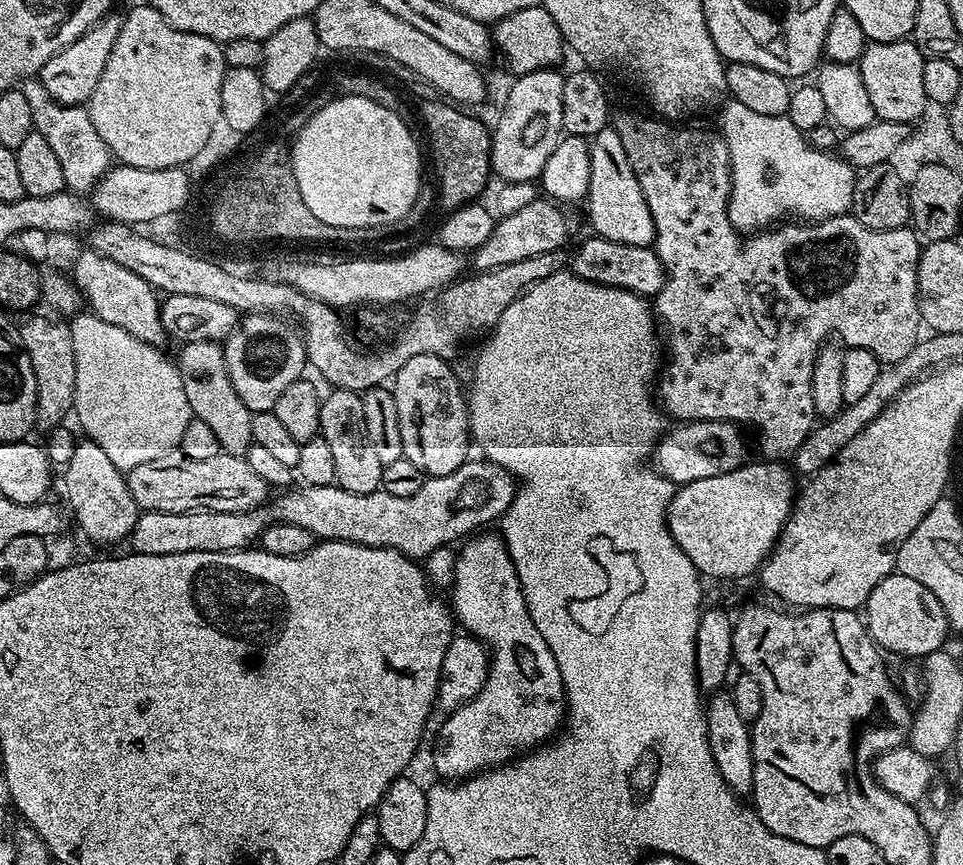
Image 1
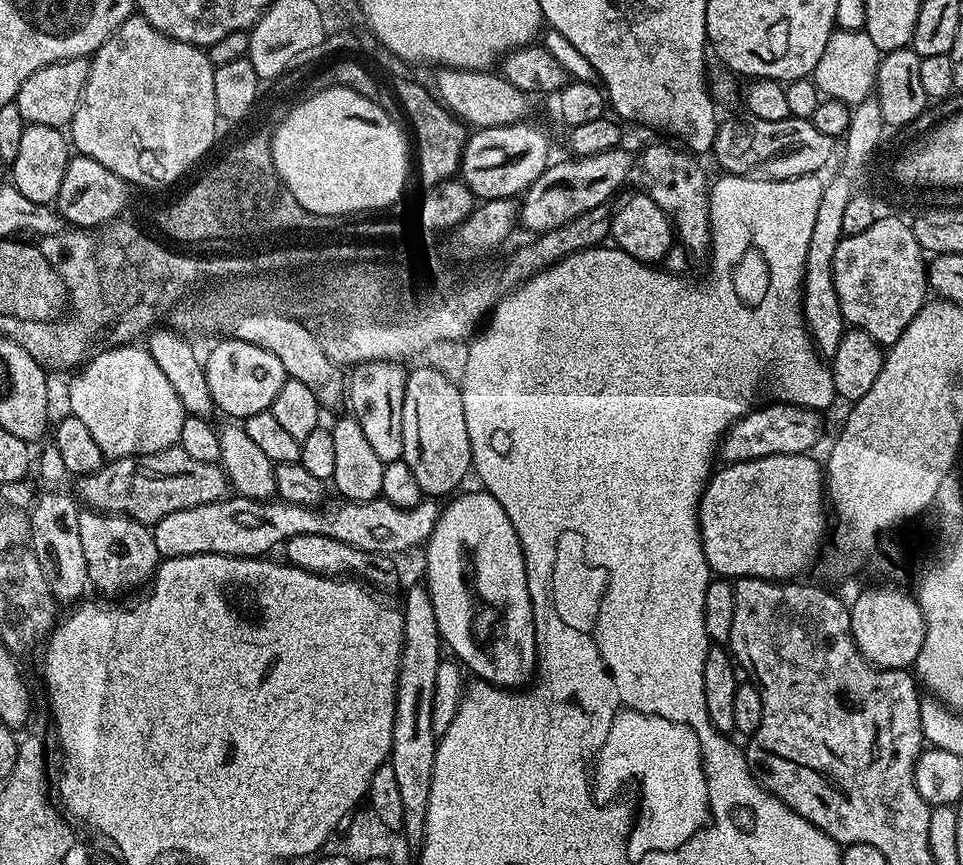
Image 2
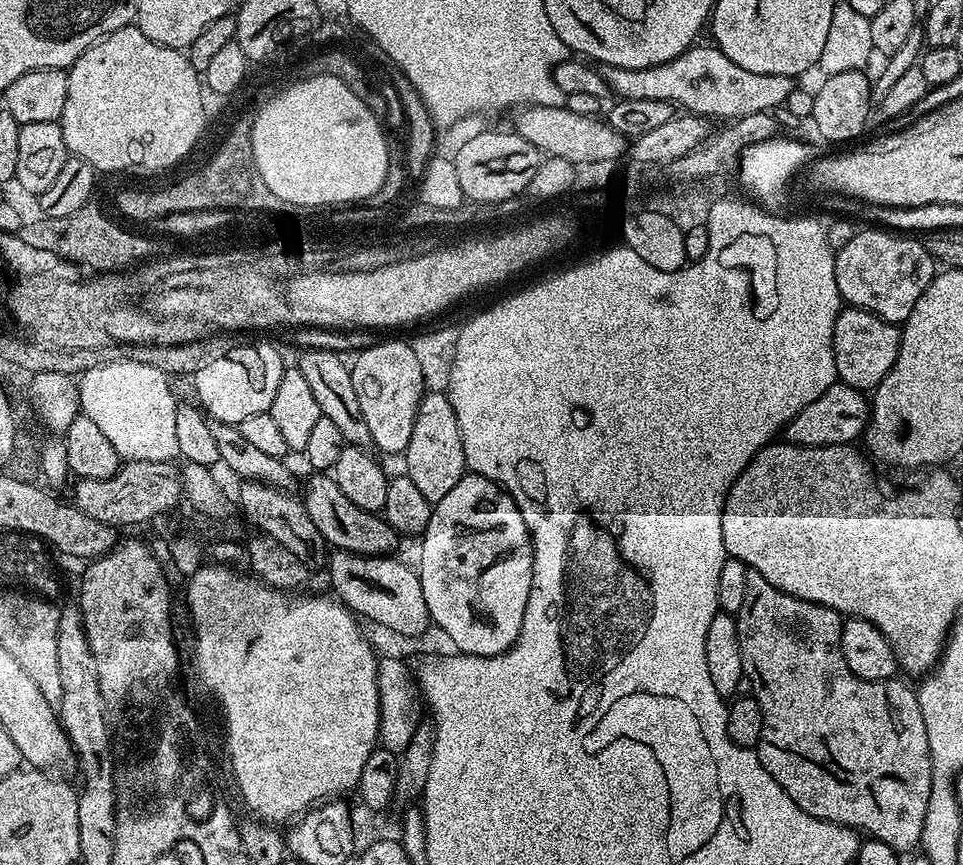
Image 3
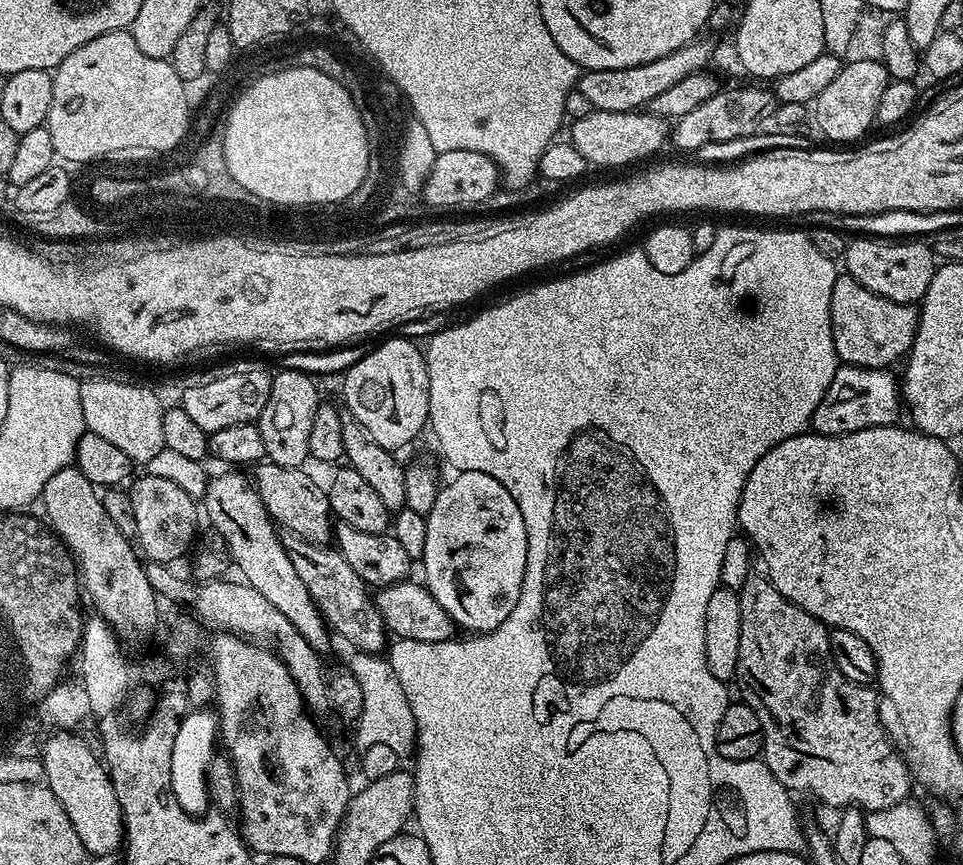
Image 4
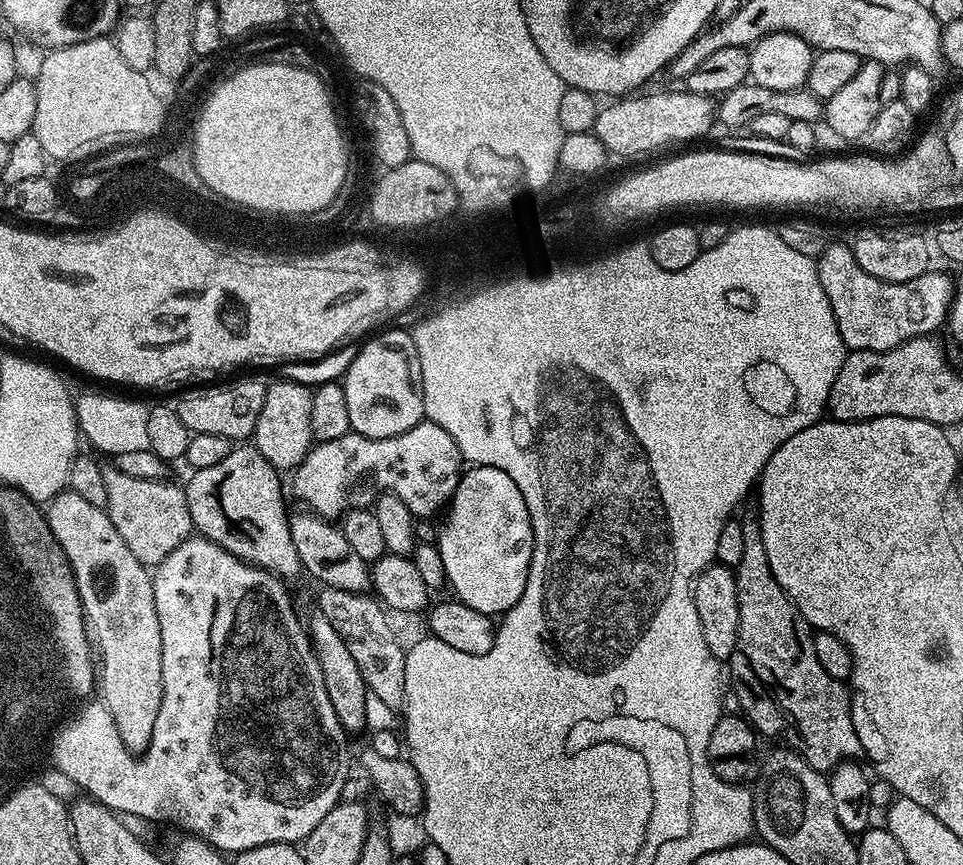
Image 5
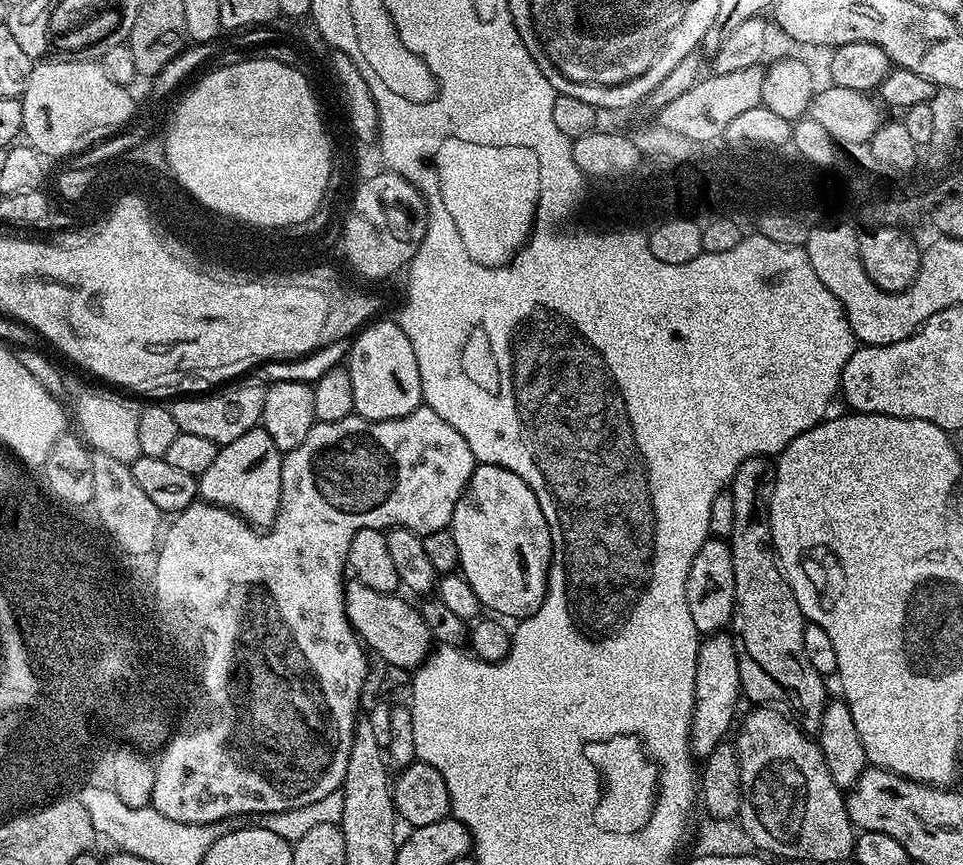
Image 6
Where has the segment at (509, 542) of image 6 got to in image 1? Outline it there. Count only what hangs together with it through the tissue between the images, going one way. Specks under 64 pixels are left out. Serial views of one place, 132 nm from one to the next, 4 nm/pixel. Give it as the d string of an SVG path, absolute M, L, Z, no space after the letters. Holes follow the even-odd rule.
M499 535L471 537L459 549L456 557L456 573L450 585L453 609L476 608L468 616L467 631L476 639L487 644L490 649L490 667L486 686L466 706L451 713L448 720L440 728L440 745L436 748L437 777L448 782L467 780L469 776L481 770L491 770L509 763L510 758L519 757L529 750L535 750L545 742L551 741L561 731L566 720L566 701L564 683L558 670L558 662L554 662L554 654L550 654L550 646L546 646L546 638L538 634L538 626L530 618L530 610L526 606L524 591L516 573L514 562L510 558L508 548Z

